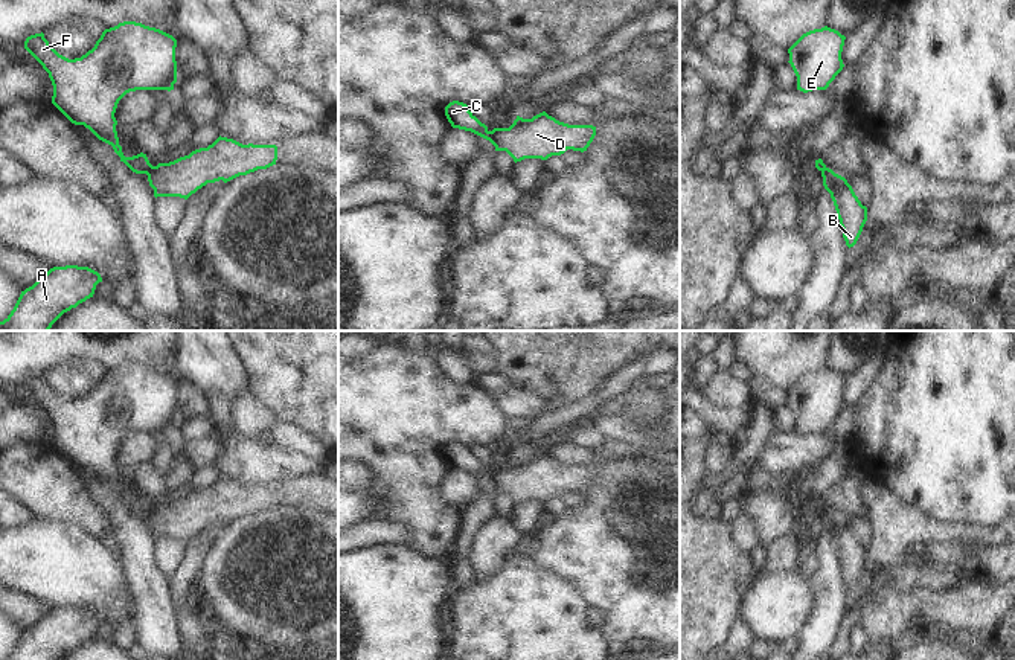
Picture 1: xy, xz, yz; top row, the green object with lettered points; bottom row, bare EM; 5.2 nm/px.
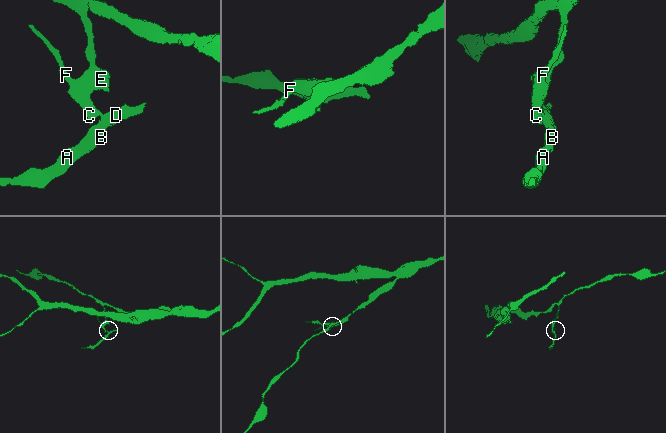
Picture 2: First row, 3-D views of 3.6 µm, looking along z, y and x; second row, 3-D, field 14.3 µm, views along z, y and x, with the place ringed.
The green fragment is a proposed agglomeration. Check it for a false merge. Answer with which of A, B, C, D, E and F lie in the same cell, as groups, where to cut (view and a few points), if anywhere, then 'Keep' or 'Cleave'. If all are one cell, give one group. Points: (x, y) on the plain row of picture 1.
Groups: A B D / C E F. Split along xz (489, 473), (486, 480). Cleave.

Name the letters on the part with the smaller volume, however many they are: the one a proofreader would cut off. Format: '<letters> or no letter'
A, B, D

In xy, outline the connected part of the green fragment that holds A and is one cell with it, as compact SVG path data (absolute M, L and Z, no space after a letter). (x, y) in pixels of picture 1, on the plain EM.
M53 608L21 633L8 660L59 660L93 639L99 623L101 616L88 608Z

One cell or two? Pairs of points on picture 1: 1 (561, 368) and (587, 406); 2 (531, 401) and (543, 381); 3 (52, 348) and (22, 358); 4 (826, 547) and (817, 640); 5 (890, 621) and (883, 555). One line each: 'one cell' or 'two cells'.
1: two cells
2: two cells
3: one cell
4: one cell
5: two cells

